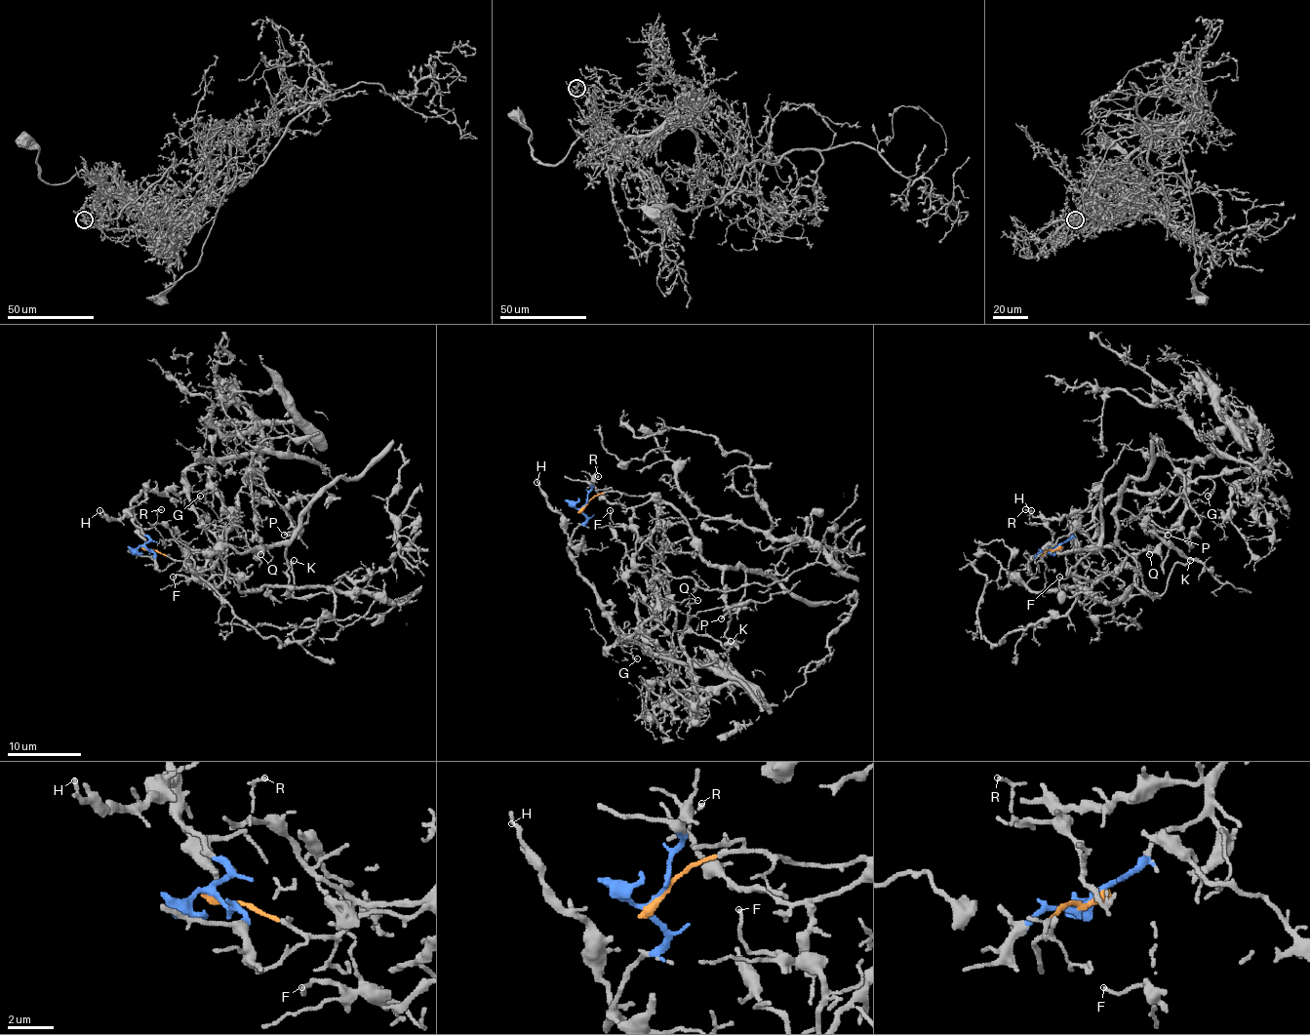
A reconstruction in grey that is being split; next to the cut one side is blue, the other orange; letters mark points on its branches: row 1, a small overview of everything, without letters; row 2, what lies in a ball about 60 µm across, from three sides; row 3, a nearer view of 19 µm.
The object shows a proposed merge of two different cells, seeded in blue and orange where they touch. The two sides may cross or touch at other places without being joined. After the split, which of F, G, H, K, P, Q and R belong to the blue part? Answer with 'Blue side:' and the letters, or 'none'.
Blue side: F, G, H, Q

